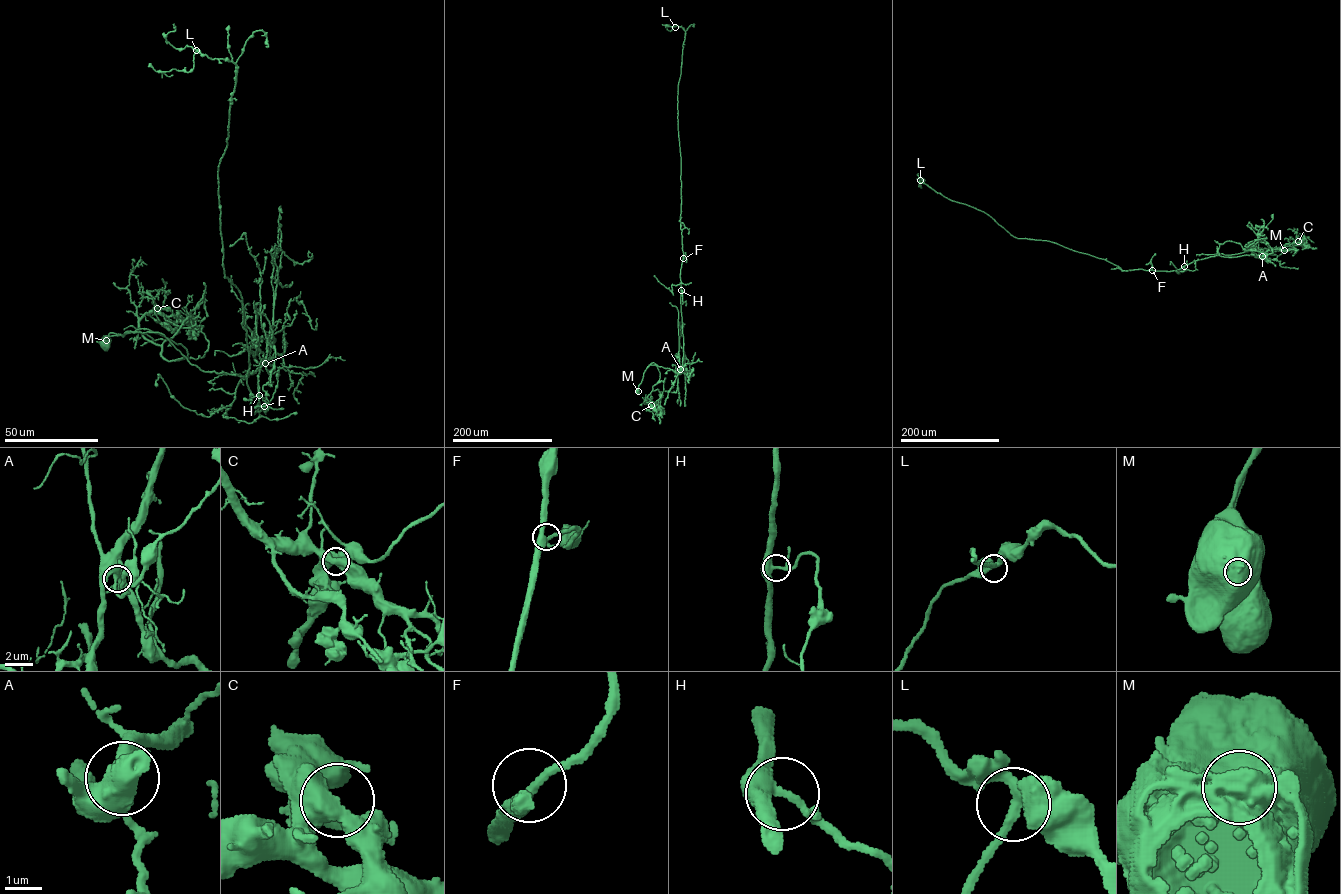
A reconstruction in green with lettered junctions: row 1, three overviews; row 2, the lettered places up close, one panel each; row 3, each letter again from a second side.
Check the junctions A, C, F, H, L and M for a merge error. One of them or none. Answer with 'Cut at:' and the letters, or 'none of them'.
Cut at: M

